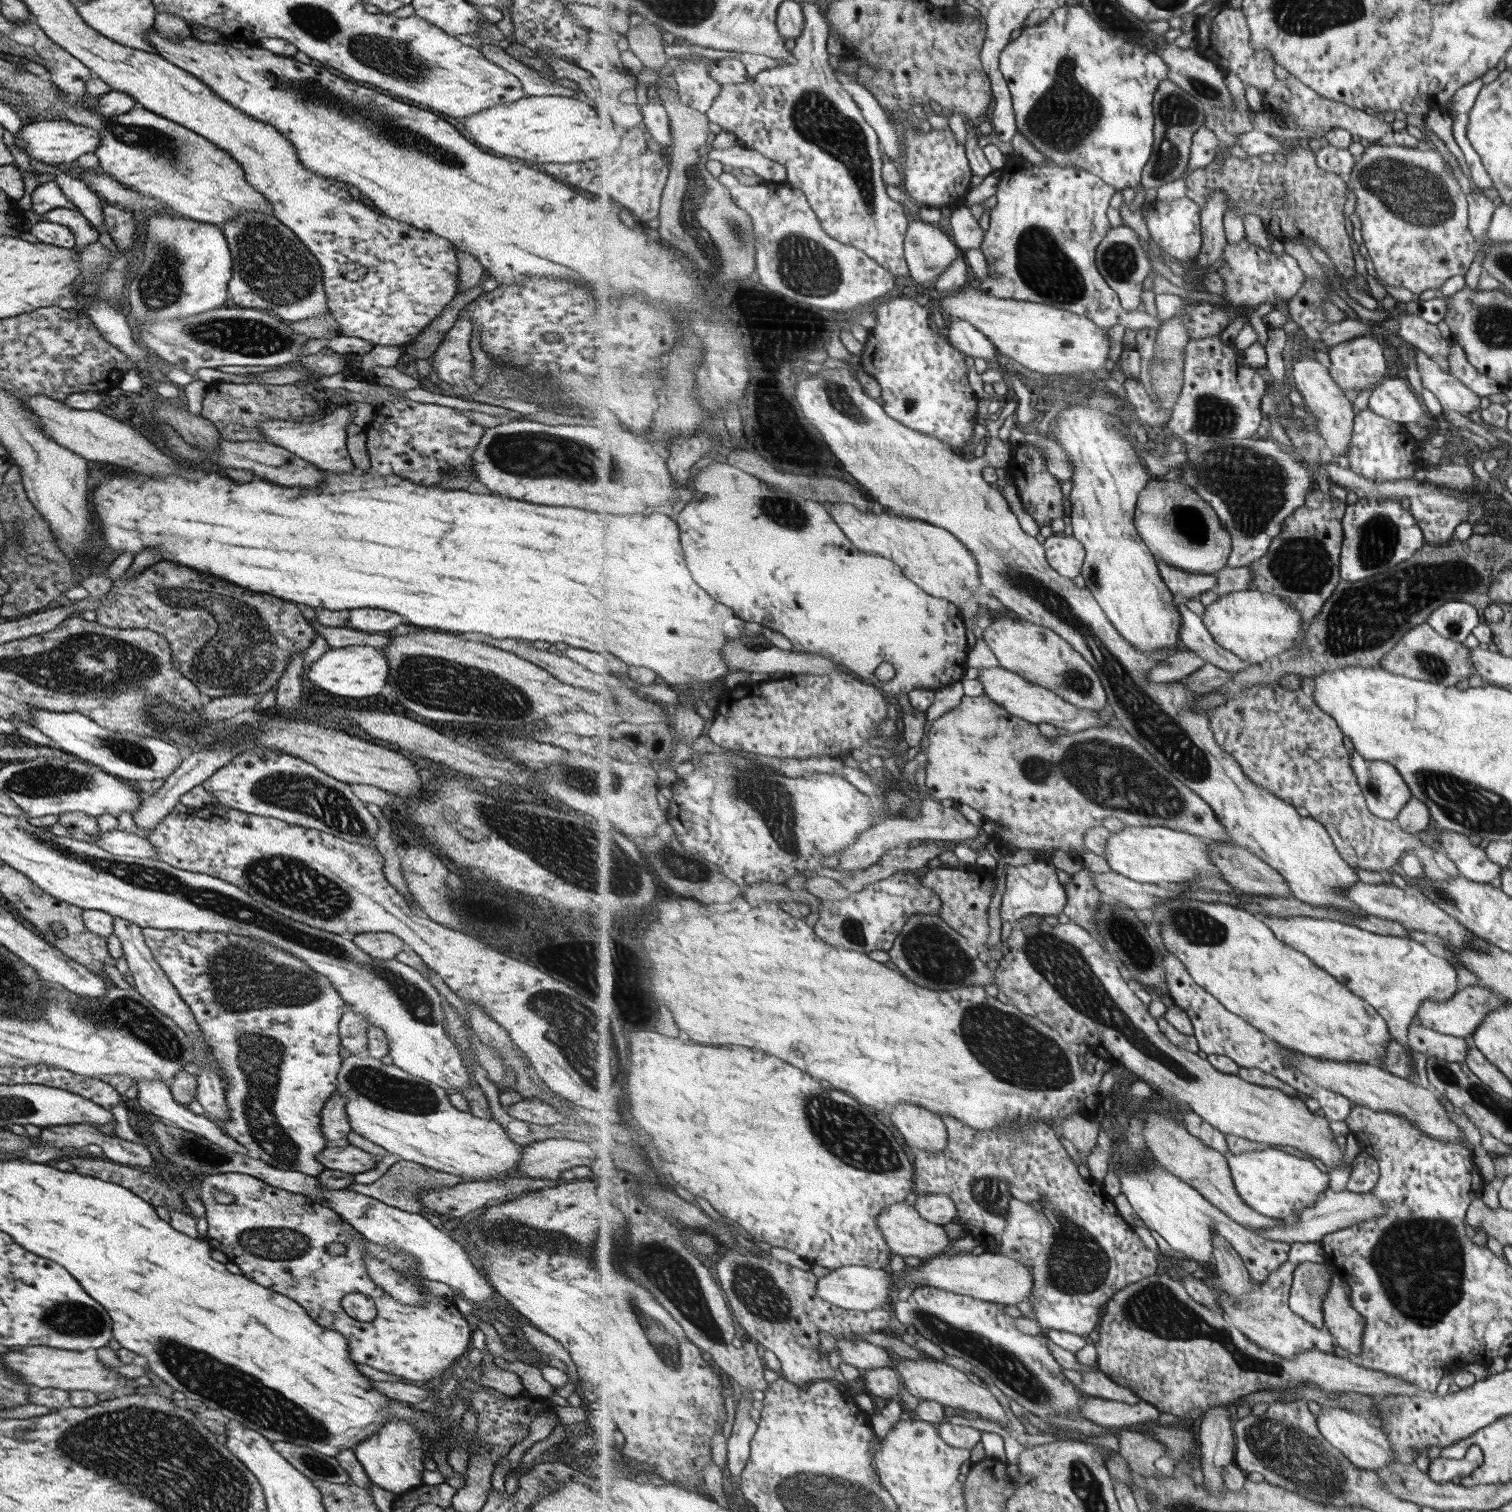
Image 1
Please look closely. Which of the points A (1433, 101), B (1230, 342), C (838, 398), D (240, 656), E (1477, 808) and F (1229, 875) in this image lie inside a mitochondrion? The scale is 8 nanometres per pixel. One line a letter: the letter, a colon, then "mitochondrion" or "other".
A: other
B: other
C: mitochondrion
D: mitochondrion
E: mitochondrion
F: other

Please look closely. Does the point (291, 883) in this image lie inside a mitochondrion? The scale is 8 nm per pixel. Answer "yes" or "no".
yes

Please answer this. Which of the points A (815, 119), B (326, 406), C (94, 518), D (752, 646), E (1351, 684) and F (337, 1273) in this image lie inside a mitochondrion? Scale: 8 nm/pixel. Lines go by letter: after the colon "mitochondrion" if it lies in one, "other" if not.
A: mitochondrion
B: other
C: other
D: mitochondrion
E: other
F: other

